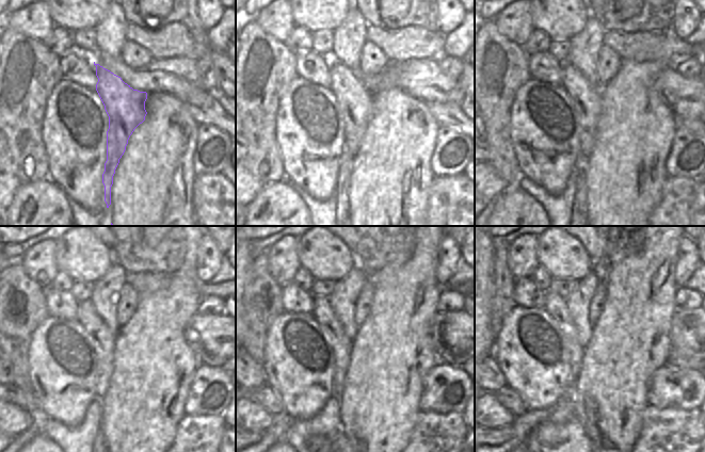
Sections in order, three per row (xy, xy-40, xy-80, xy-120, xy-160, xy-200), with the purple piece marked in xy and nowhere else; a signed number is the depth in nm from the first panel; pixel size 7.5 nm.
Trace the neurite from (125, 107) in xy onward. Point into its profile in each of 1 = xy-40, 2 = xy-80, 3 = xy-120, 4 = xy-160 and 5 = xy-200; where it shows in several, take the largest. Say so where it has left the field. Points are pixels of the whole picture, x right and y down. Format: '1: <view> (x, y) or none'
1: xy-40 (354, 99)
2: xy-80 (587, 98)
3: xy-120 (102, 339)
4: xy-160 (341, 345)
5: xy-200 (555, 305)

